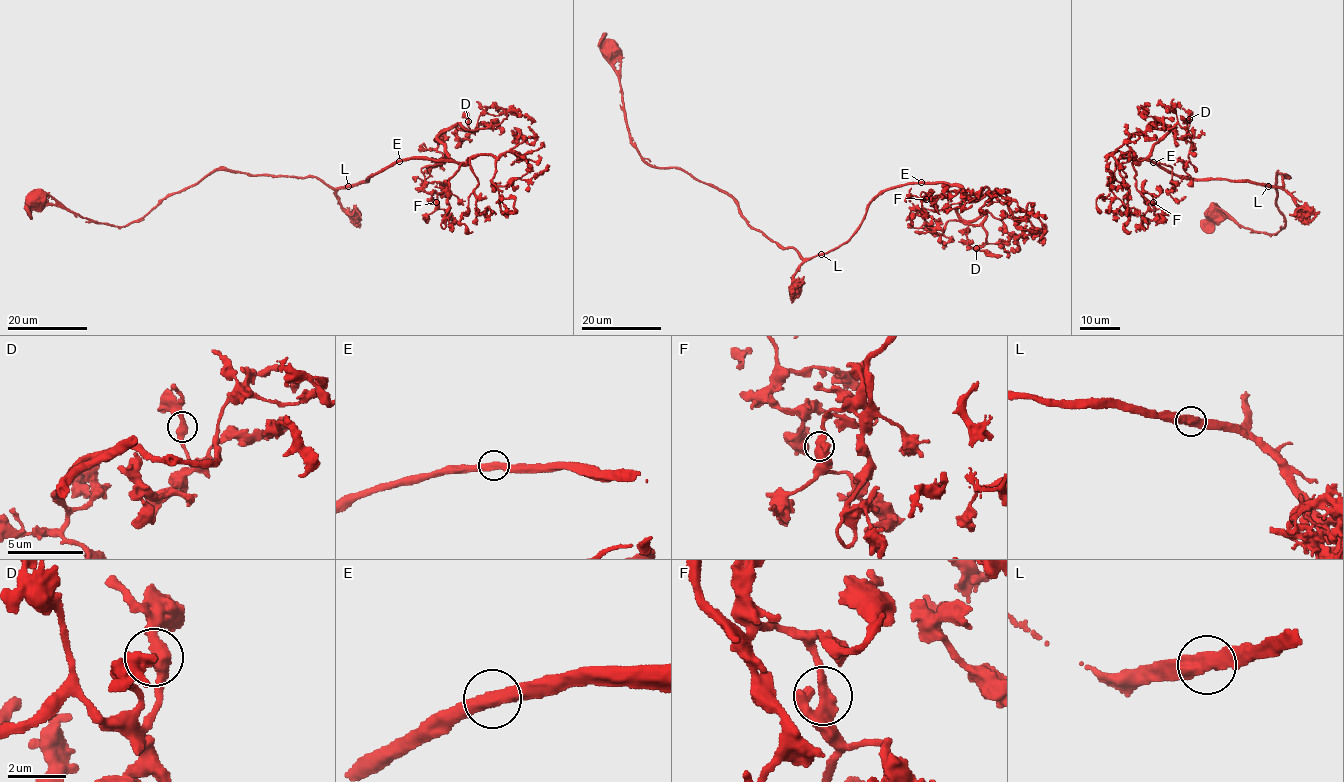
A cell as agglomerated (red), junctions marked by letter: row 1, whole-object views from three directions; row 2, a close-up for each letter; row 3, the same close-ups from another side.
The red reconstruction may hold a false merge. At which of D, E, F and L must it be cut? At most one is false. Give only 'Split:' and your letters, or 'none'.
Split: none

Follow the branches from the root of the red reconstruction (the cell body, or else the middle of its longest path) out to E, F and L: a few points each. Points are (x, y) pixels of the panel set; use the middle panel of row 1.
E: (612, 48), (630, 142), (641, 158), (710, 183), (749, 225), (802, 258), (844, 244), (879, 194), (921, 182)
F: (612, 48), (641, 158), (710, 183), (802, 258), (844, 244), (891, 188), (948, 182), (975, 196), (926, 199)
L: (612, 48), (620, 62), (630, 142), (641, 158), (710, 183), (732, 198), (749, 225), (802, 258), (821, 254)

